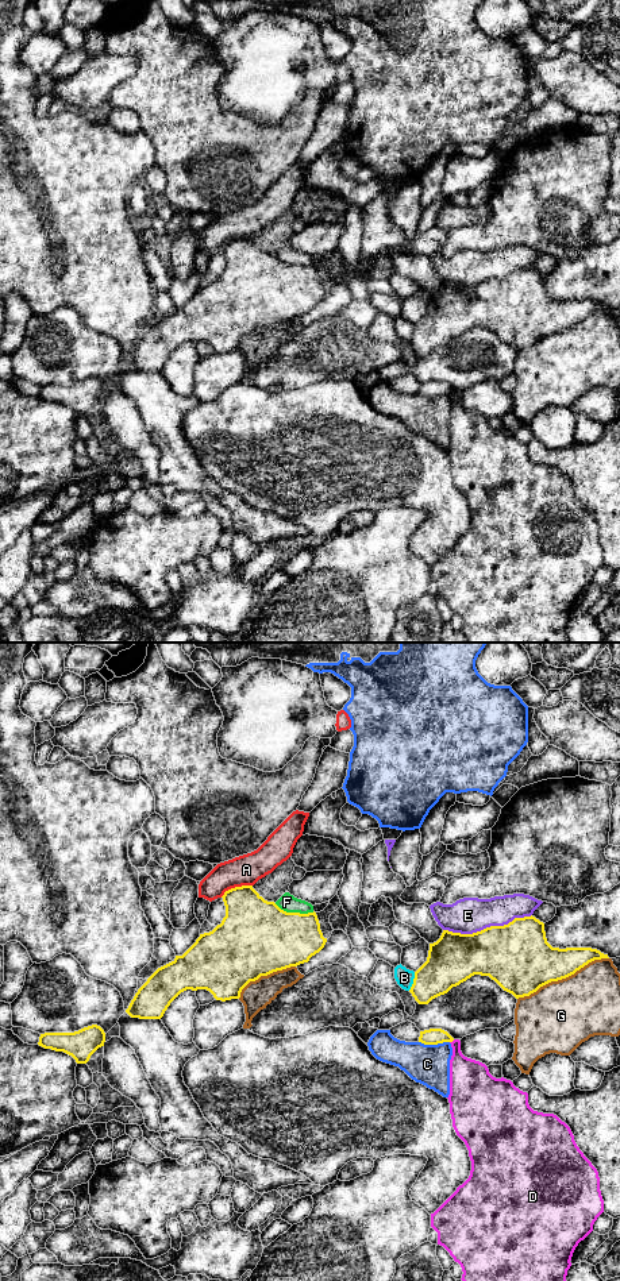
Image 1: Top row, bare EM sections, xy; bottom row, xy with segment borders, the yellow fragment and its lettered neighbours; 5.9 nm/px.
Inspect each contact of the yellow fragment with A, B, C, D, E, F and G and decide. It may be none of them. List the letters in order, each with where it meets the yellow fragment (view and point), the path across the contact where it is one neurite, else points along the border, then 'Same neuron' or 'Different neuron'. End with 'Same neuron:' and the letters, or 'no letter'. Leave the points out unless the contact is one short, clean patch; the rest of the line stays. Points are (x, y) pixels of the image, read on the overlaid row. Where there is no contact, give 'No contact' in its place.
A: Touches yellow at xy (235, 887). Boundary: xy (251, 884), (231, 887), (220, 896). Different neuron
B: Touches yellow at xy (414, 982). Different neuron
C: Touches yellow at xy (434, 1044). Boundary: xy (419, 1041), (424, 1044), (449, 1042). Different neuron
D: Touches yellow at xy (451, 1041). Boundary: xy (454, 1040), (450, 1042). Different neuron
E: Touches yellow at xy (486, 928). Different neuron
F: Touches yellow at xy (295, 913). Different neuron
G: Touches yellow at xy (562, 977). Different neuron
Same neuron: no letter

